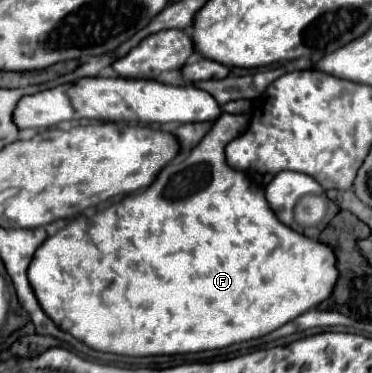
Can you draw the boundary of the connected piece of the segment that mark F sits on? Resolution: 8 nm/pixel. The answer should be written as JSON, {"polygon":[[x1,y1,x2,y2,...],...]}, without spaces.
{"polygon":[[223,113,213,125,213,129,203,137,203,141,191,149,191,153,183,161,175,161,165,165,159,175,155,177,153,185,143,189,141,193,127,195,119,203,113,203,111,207,99,211,93,217,75,217,69,221,63,229,59,229,53,237,37,249,33,255,33,261,29,265,29,283,31,289,41,305,41,309,47,313,49,319,57,323,61,331,71,333,75,339,83,341,95,351,107,351,107,353,117,353,117,355,127,355,127,357,145,357,145,355,177,355,177,353,197,353,197,351,207,351,207,349,221,349,231,343,241,343,249,341,261,335,267,335,281,325,293,321,293,317,305,313,305,309,315,307,323,299,327,299,333,291,333,285,337,281,337,267,335,267,335,255,333,249,303,237,289,229,287,225,281,225,277,221,275,213,269,209,265,201,264,190,253,182,245,173,237,173,235,169,229,169,225,163,225,145,233,139,239,137,249,125,249,115,239,113,239,115,229,115]]}

